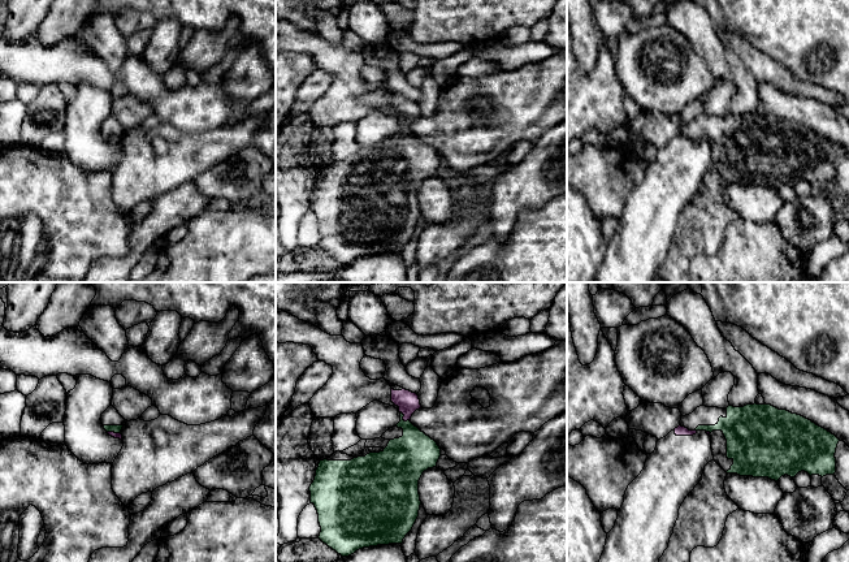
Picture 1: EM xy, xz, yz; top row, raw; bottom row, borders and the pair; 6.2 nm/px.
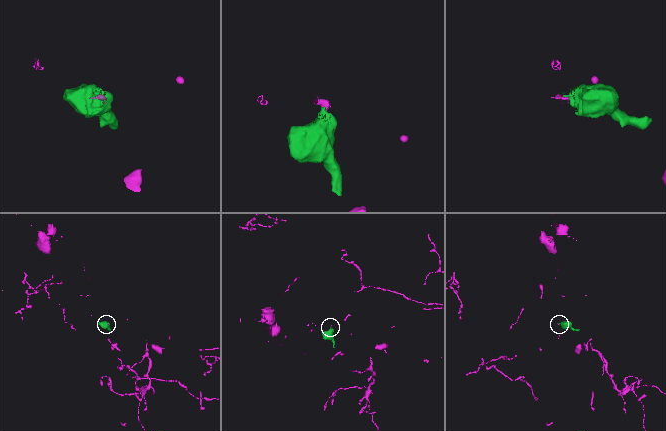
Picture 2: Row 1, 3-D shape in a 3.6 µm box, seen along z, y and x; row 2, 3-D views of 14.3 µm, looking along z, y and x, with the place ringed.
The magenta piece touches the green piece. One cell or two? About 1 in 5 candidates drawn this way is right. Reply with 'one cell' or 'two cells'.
two cells

